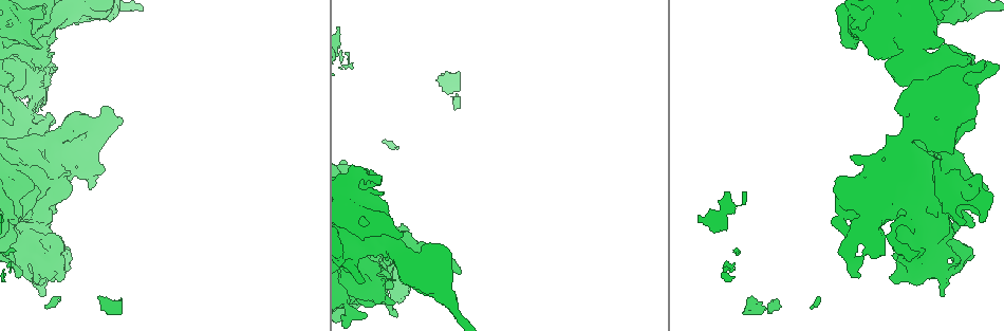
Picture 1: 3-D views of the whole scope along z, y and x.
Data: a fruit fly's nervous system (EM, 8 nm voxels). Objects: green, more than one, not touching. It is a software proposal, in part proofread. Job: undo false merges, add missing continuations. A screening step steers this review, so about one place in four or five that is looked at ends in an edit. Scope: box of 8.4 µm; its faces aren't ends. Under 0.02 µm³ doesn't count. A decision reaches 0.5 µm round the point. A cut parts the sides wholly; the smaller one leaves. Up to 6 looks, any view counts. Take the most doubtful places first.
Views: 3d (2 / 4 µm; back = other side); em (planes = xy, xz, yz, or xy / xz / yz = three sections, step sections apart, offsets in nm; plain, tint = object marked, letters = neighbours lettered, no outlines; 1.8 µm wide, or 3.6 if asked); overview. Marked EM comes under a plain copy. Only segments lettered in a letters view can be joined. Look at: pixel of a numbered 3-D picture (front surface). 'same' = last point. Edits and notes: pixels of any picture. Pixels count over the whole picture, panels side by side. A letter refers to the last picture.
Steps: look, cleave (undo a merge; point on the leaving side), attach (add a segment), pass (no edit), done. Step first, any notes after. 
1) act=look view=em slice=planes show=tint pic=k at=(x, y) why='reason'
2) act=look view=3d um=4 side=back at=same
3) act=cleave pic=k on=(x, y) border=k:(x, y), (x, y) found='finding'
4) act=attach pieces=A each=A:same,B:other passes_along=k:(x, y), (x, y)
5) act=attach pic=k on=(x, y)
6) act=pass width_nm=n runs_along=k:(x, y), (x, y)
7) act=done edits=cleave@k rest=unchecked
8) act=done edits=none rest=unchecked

act=look view=em um=3.6 slice=planes show=letters pic=1 at=(77, 154) why='two arms in line, one across'

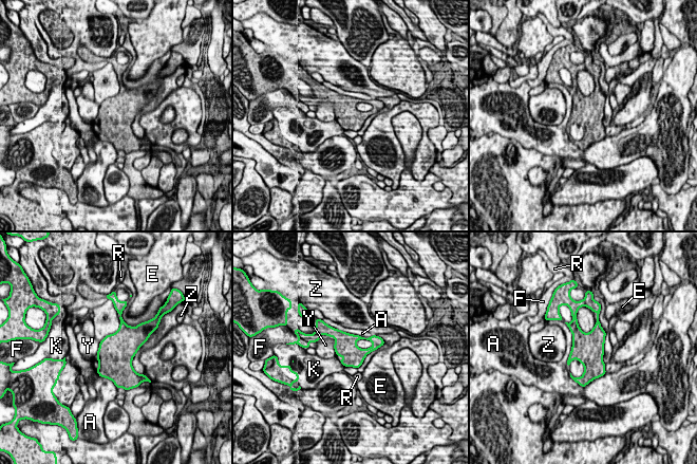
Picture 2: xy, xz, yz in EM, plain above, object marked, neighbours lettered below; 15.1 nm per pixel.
act=pass width_nm=360 each=A:other,E:other,F:other,K:other,R:other,Y:other,Z:other border=2:(320, 334), (334, 338), (336, 354) found='one neuron here'

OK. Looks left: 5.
act=look view=em um=3.6 slice=planes show=letters pic=1 at=(371, 287) why='a fork'

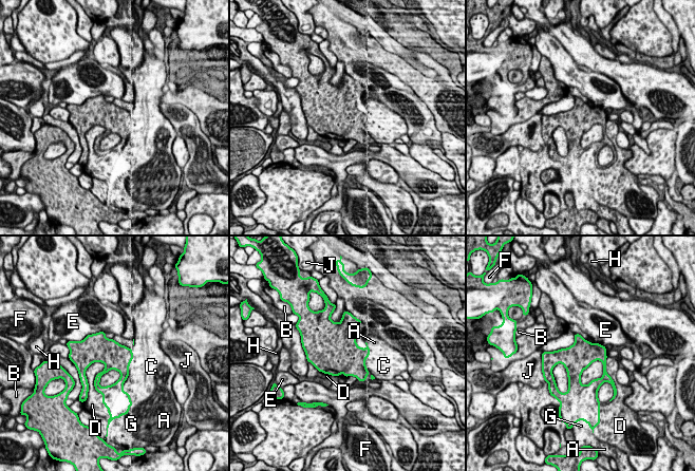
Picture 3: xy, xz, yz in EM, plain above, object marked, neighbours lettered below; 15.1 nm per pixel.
act=pass each=A:other,B:other,C:other,D:other,E:other,F:other,G:other,H:other,J:other border=3:(97, 360), (105, 368), (95, 387) found='one neuron here'

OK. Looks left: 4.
act=look view=em um=3.6 slice=planes show=tint pic=1 at=(377, 214) why='calibre changes'

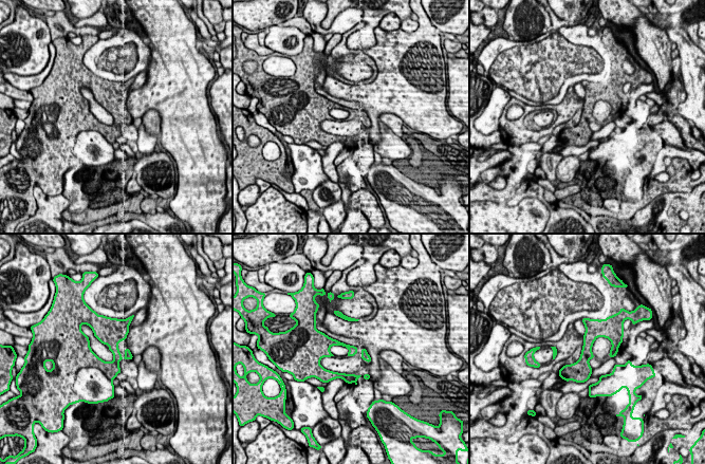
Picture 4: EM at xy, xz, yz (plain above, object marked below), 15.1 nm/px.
act=look view=em um=3.6 slice=planes show=letters at=same why='see the neighbours'

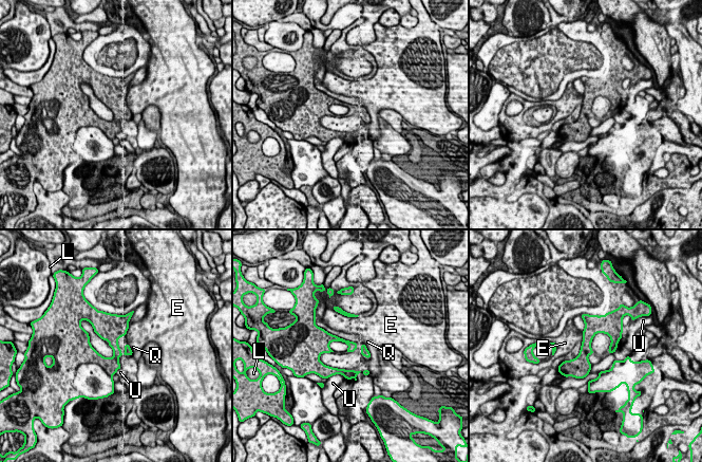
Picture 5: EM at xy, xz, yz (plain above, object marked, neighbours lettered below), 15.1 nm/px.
act=cleave pic=5 on=(92, 379) each=E:other,L:other,Q:other,U:other border=5:(81, 363), (96, 363), (111, 376) found='a second neuron is stuck on'

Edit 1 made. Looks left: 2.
act=done edits=cleave@5 rest=unchecked

